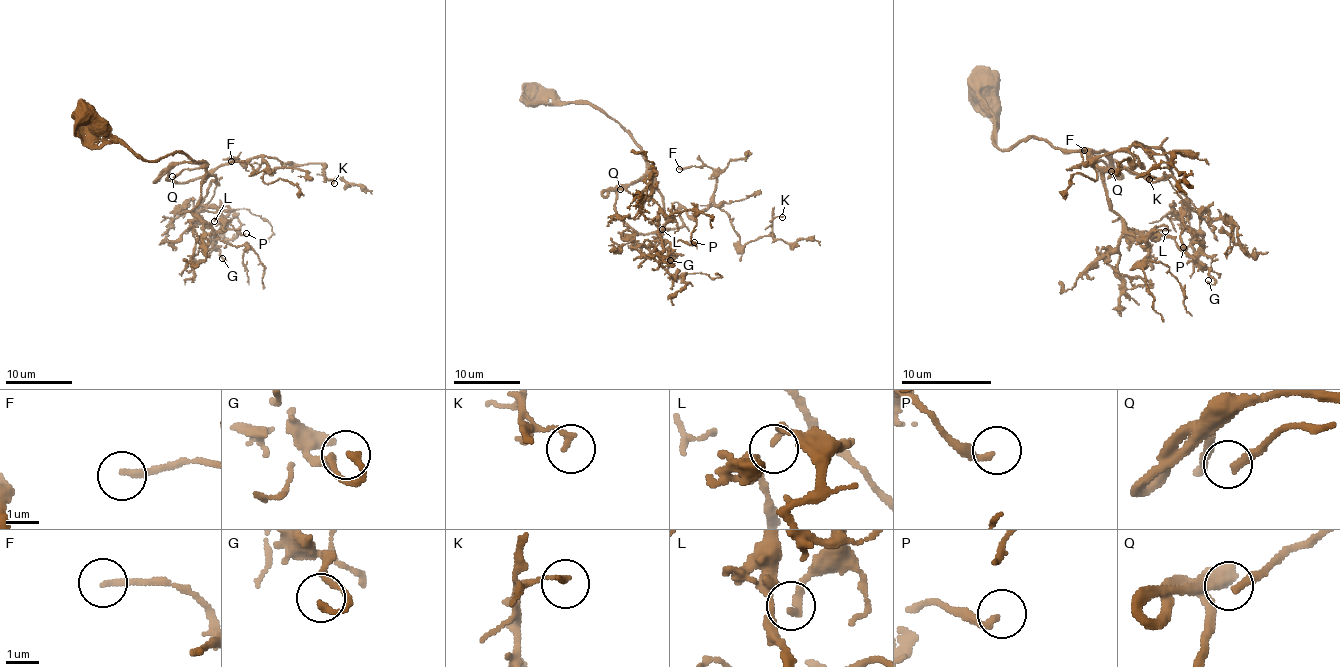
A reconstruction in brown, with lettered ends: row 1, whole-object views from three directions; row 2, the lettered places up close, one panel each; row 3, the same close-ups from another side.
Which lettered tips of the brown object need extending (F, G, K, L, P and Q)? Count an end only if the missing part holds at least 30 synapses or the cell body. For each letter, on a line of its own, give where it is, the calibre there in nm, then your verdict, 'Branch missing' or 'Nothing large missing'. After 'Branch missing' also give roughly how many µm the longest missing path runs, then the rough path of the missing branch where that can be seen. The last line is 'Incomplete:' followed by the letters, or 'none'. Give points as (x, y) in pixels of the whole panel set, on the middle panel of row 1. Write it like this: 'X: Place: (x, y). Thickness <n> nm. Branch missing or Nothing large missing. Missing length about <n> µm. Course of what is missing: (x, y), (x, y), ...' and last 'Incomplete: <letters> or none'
F: Place: (679, 169). Thickness 180 nm. Nothing large missing
G: Place: (670, 260). Thickness 200 nm. Nothing large missing
K: Place: (782, 217). Thickness 160 nm. Nothing large missing
L: Place: (662, 229). Thickness 140 nm. Nothing large missing
P: Place: (694, 242). Thickness 200 nm. Nothing large missing
Q: Place: (620, 189). Thickness 240 nm. Branch missing. Missing length about 25 µm. Course of what is missing: (620, 189), (604, 202), (585, 176), (585, 167), (565, 156), (564, 149), (569, 136), (559, 131)
Incomplete: Q

